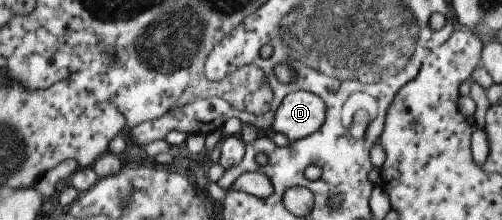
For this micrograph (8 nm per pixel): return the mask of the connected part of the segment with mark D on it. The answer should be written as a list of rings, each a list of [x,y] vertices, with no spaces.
[[[297,90],[280,101],[270,127],[290,142],[316,132],[324,119],[322,99],[313,92]]]

